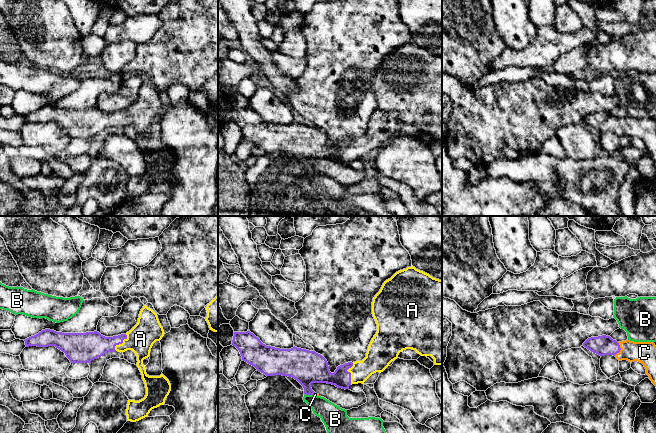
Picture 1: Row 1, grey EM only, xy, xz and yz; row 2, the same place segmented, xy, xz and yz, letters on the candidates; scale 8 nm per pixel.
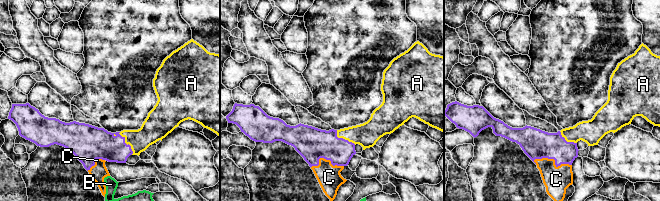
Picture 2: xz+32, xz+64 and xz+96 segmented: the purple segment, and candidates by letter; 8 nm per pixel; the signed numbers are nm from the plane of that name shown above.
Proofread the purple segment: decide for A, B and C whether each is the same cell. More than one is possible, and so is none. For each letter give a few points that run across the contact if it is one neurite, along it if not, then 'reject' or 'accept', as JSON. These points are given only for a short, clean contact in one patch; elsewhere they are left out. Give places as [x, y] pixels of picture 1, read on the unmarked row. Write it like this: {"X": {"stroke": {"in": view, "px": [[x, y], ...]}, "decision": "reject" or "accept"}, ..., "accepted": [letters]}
{"A": {"stroke": {"in": "xz", "px": [[319, 148], [325, 152], [350, 150], [363, 146], [377, 135]]}, "decision": "accept"}, "B": {"stroke": {"in": "xz", "px": [[304, 169], [314, 170]]}, "decision": "reject"}, "C": {"stroke": {"in": "yz", "px": [[602, 121], [620, 125], [644, 128]]}, "decision": "accept"}, "accepted": ["A", "C"]}

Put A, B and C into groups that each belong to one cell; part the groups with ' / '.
A C / B

